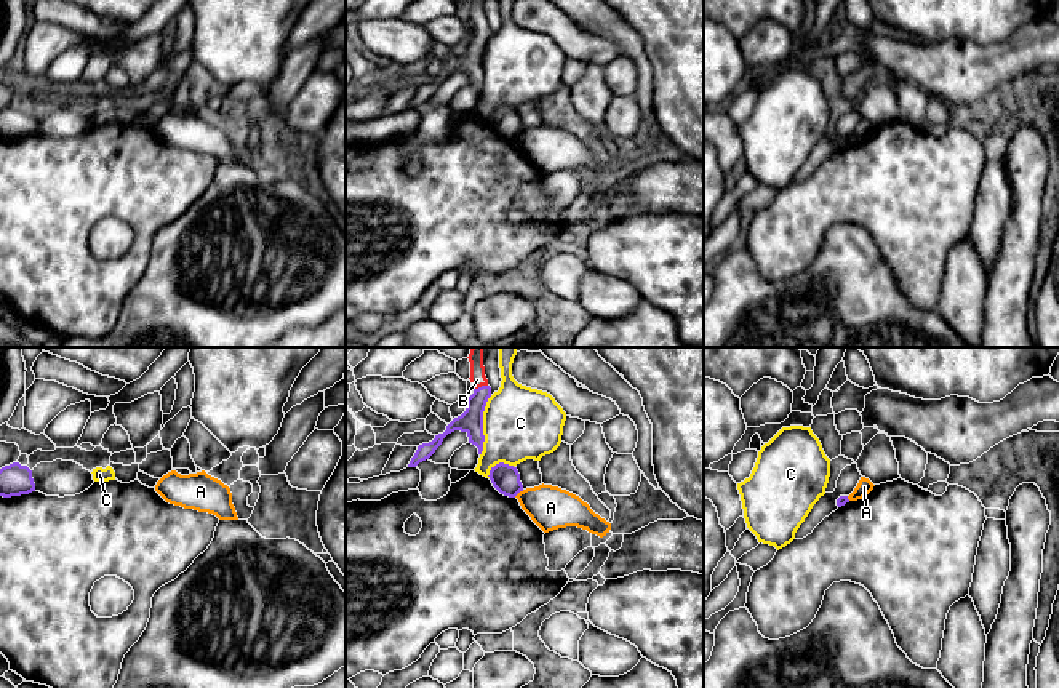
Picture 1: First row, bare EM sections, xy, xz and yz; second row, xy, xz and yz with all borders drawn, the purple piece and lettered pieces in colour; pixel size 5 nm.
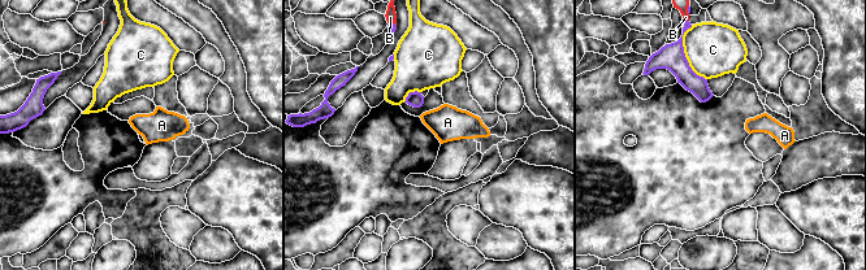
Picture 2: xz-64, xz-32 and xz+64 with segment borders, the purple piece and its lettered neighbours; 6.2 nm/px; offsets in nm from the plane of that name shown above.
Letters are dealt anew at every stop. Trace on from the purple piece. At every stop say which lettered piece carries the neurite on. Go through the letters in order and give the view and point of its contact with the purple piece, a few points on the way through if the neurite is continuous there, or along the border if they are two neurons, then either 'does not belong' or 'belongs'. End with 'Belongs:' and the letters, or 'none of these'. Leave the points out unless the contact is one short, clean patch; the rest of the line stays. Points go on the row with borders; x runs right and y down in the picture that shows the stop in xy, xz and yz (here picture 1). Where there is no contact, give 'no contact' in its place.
A: contact xz (519, 492); border xz (523, 490), (514, 496); does not belong
B: contact xz (482, 386); way xz (471, 421), (482, 386), (477, 378), (475, 357); belongs
C: contact xz (482, 426); does not belong
Belongs: B

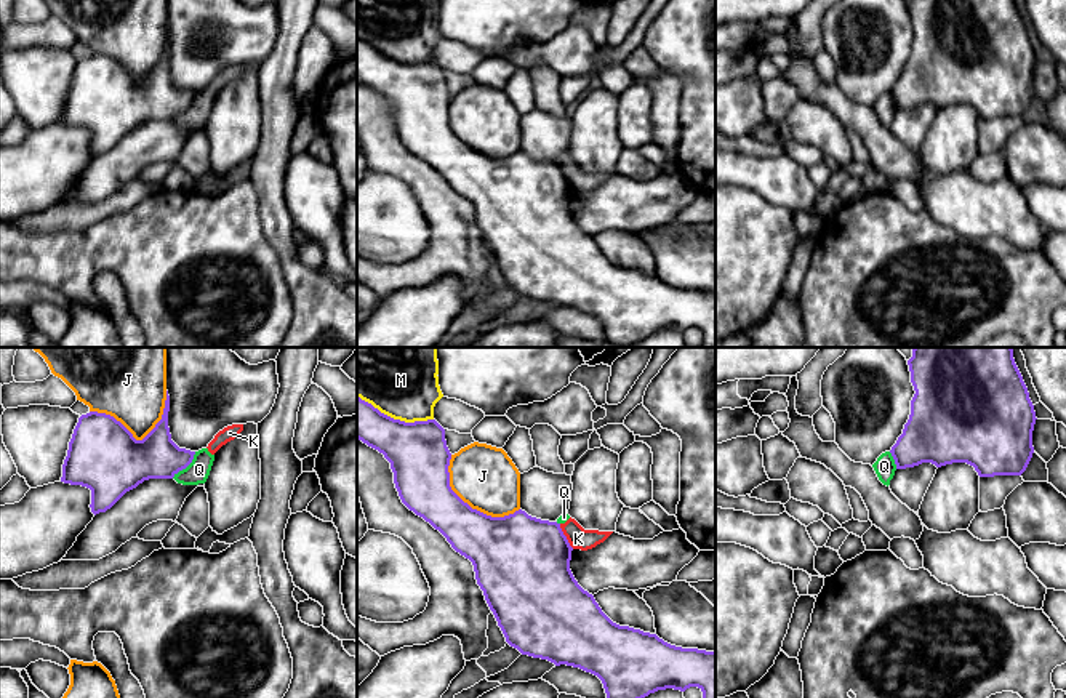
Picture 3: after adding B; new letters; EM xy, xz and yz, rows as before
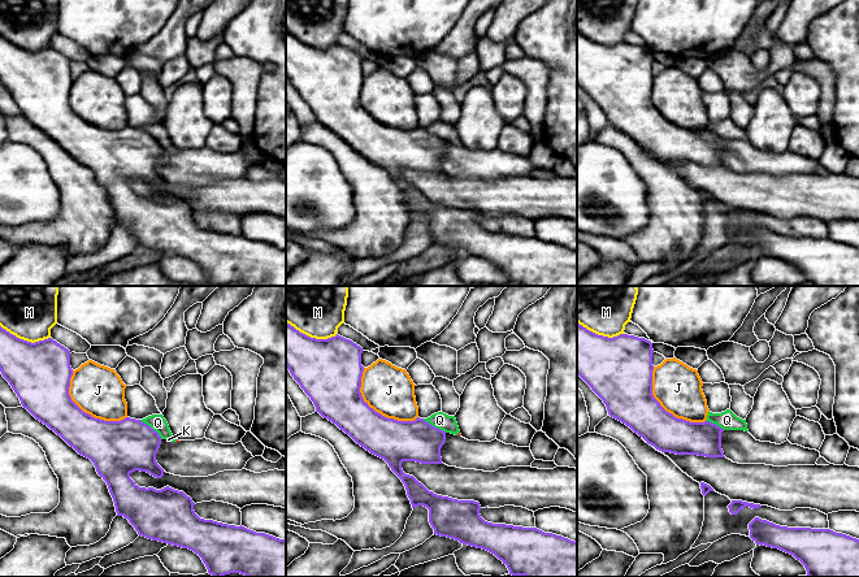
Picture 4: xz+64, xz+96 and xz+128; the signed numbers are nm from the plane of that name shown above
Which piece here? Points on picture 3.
J: contact xy (140, 441); does not belong
K: contact xz (565, 537); border xz (559, 524), (573, 548); does not belong
M: contact xz (396, 420); does not belong
Q: contact xy (186, 466); border xy (196, 452), (194, 458), (172, 477); does not belong
Belongs: none of these

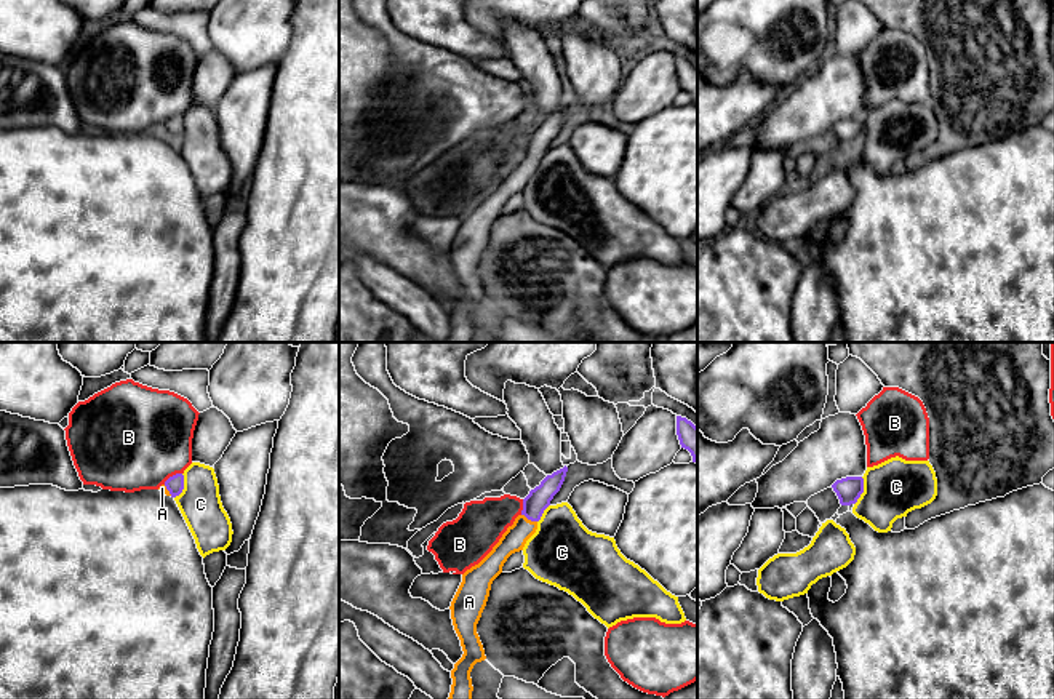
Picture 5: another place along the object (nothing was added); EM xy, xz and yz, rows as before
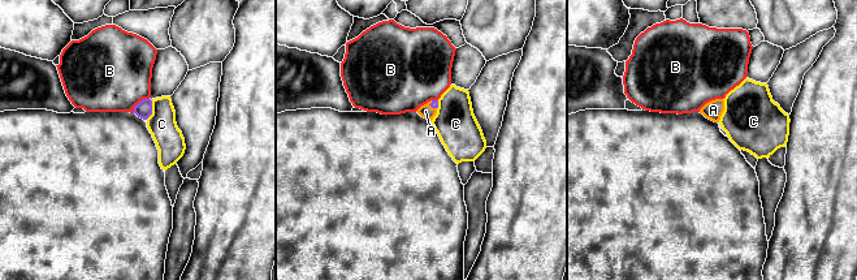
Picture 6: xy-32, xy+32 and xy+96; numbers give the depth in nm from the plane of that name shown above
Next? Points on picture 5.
A: contact xz (530, 519); way xz (539, 498), (533, 506), (530, 519), (514, 539); belongs
B: contact xy (171, 477); border xy (181, 472), (176, 472), (163, 483); does not belong
C: contact yz (862, 491); does not belong
Belongs: A

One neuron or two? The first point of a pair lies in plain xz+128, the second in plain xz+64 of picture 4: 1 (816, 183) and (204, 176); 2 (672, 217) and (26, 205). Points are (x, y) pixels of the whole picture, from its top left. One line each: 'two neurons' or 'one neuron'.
1: two neurons
2: two neurons

